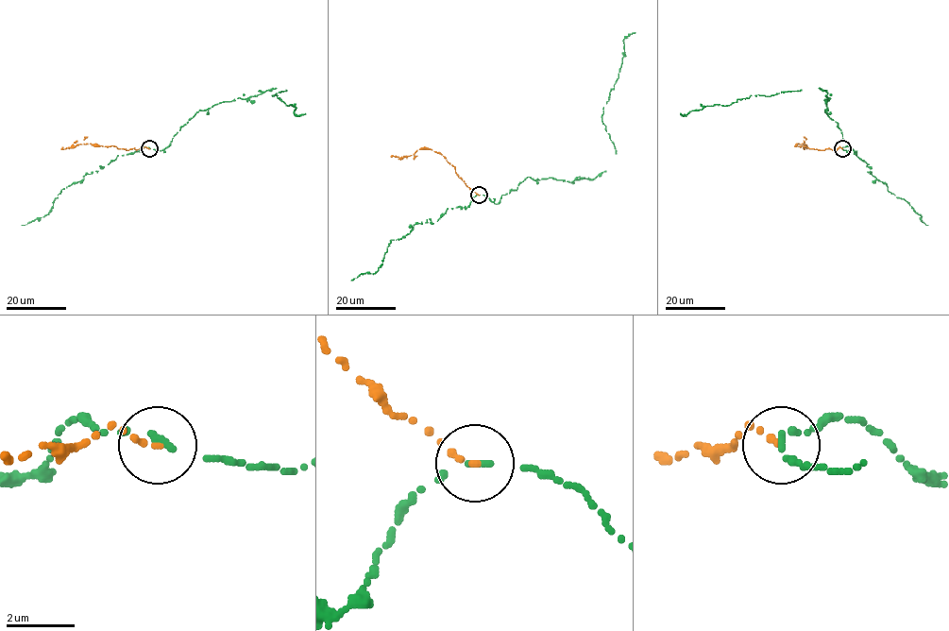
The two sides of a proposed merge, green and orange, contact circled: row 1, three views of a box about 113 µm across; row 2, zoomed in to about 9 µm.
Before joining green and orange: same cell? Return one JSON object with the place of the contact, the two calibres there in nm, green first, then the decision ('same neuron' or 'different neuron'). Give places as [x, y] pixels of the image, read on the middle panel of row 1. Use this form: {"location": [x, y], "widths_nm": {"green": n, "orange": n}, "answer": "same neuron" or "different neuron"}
{"location": [479, 195], "widths_nm": {"green": 180, "orange": 130}, "answer": "different neuron"}

